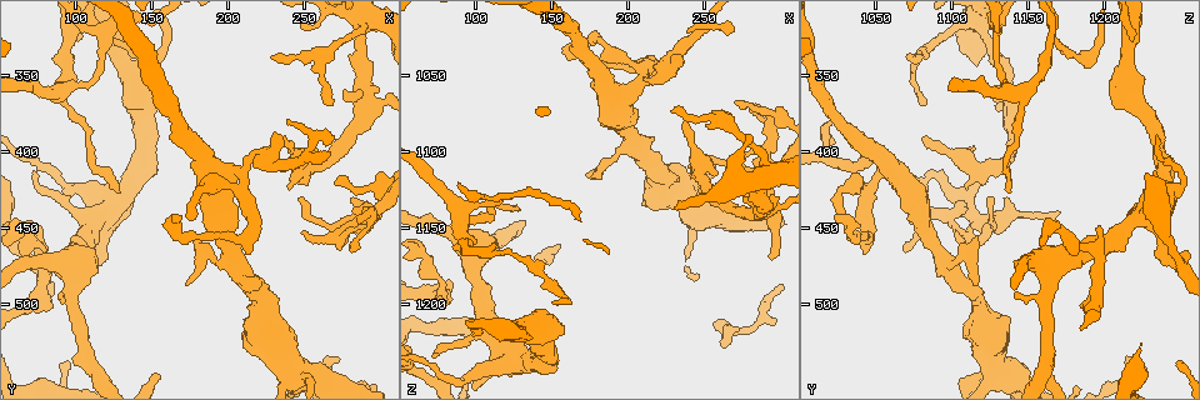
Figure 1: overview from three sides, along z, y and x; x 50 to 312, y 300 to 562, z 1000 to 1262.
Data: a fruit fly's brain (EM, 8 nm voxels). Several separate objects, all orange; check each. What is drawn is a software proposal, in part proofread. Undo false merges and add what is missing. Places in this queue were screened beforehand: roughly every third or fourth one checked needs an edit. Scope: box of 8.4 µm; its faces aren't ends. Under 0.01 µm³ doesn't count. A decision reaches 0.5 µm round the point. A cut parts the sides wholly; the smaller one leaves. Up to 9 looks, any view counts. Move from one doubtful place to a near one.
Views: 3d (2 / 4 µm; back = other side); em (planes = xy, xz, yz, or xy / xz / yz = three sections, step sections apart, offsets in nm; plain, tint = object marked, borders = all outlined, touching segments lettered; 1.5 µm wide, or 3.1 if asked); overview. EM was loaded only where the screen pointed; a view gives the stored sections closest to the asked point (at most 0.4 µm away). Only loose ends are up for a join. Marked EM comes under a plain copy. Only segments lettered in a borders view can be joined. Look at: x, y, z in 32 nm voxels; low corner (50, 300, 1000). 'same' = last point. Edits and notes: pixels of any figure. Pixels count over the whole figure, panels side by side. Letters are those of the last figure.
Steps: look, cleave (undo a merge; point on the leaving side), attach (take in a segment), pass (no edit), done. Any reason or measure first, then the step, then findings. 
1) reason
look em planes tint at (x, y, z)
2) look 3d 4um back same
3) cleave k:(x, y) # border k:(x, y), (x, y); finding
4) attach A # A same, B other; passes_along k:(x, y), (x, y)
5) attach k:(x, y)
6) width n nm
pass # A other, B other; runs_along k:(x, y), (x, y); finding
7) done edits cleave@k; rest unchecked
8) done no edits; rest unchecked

an open end
look 3d 2um at (230, 386, 1036)

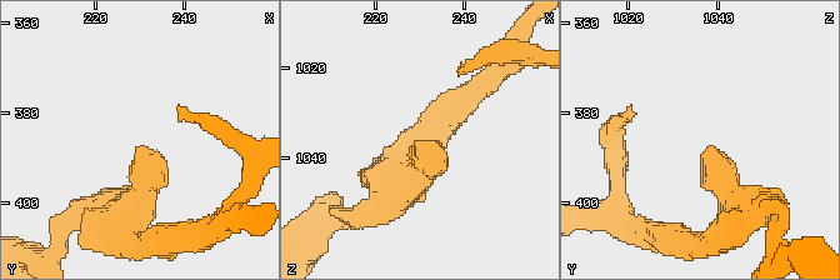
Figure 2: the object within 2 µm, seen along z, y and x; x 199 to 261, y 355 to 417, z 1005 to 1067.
look em planes borders at (230, 388, 1038)

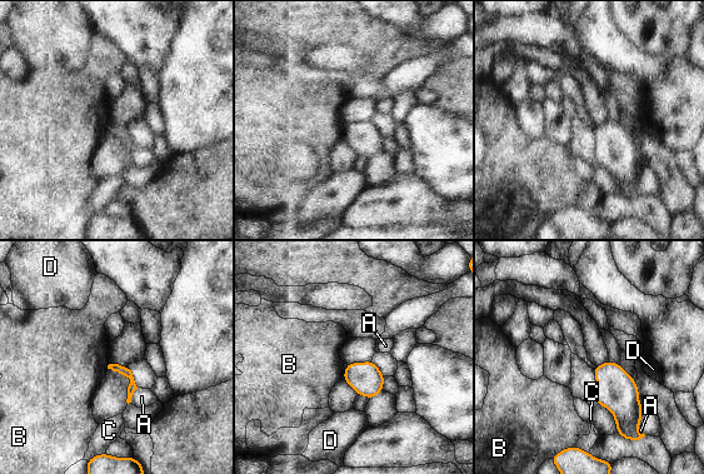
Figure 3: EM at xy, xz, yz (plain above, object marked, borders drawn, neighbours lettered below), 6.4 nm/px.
pass # A other, B other, C other, D other; border 3:(346, 364), (341, 379); none of them fits

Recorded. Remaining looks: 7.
an open end
look em planes borders at (240, 424, 1108)

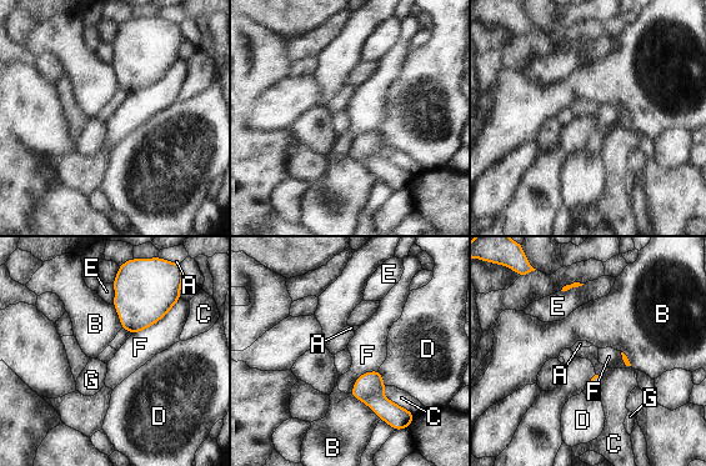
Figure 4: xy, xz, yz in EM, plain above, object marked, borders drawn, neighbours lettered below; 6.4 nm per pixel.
pass # A other, B other, C other, D other, E other, F other, G other; no lettered segment goes on from it

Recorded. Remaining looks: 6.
look 3d 4um at (204, 458, 1044)

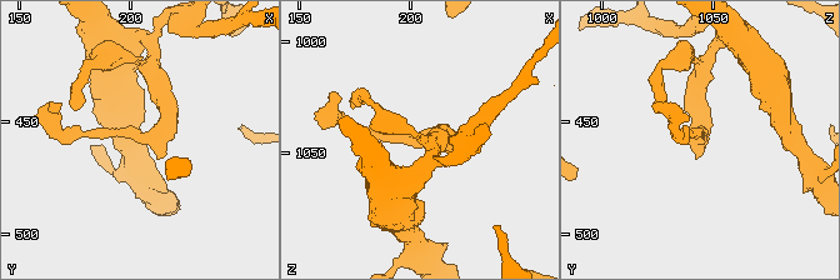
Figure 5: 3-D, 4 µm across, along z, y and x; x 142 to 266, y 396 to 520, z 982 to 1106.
need the tissue
look em planes borders at (204, 457, 1044)

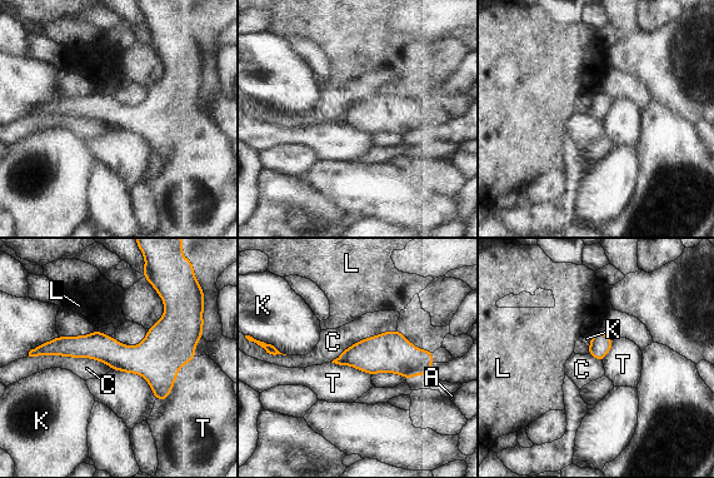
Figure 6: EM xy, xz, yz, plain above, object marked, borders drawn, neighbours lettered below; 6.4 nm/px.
pass # A other, C other, K other, L other, T other; border 6:(31, 355), (90, 357), (113, 369); continuous, no second neuron

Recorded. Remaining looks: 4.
free end
look 3d 2um at (292, 438, 1170)

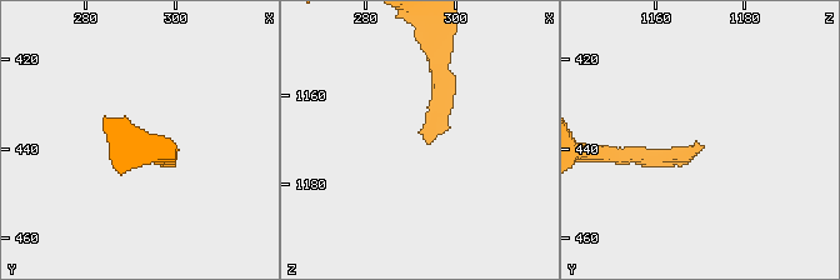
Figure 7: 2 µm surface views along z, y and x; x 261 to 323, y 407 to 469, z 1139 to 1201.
look em xy step 4 borders at (294, 438, 1170)

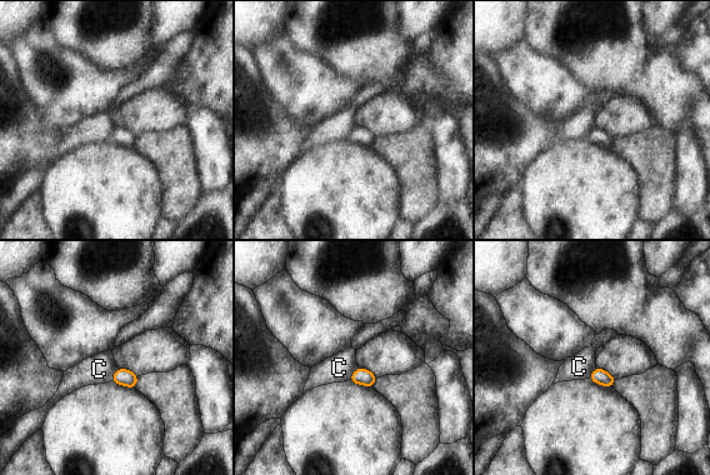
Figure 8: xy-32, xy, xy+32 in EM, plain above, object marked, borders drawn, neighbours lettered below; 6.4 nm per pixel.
look em planes borders same

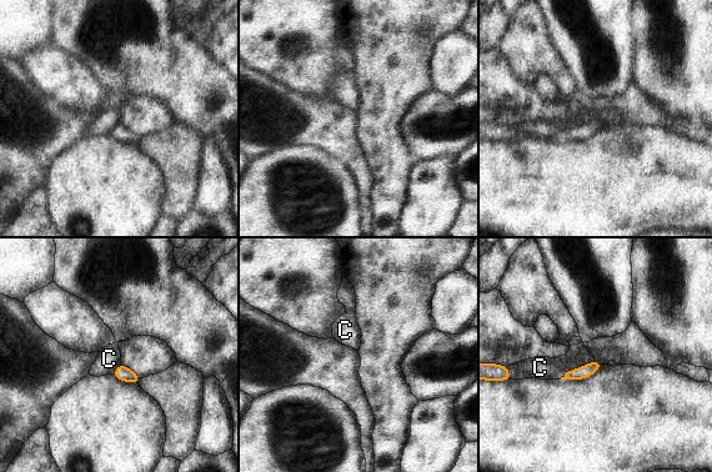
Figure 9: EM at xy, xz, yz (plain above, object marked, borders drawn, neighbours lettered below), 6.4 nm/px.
pass # C other; none of them fits

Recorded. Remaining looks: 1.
done no edits; rest unchecked

